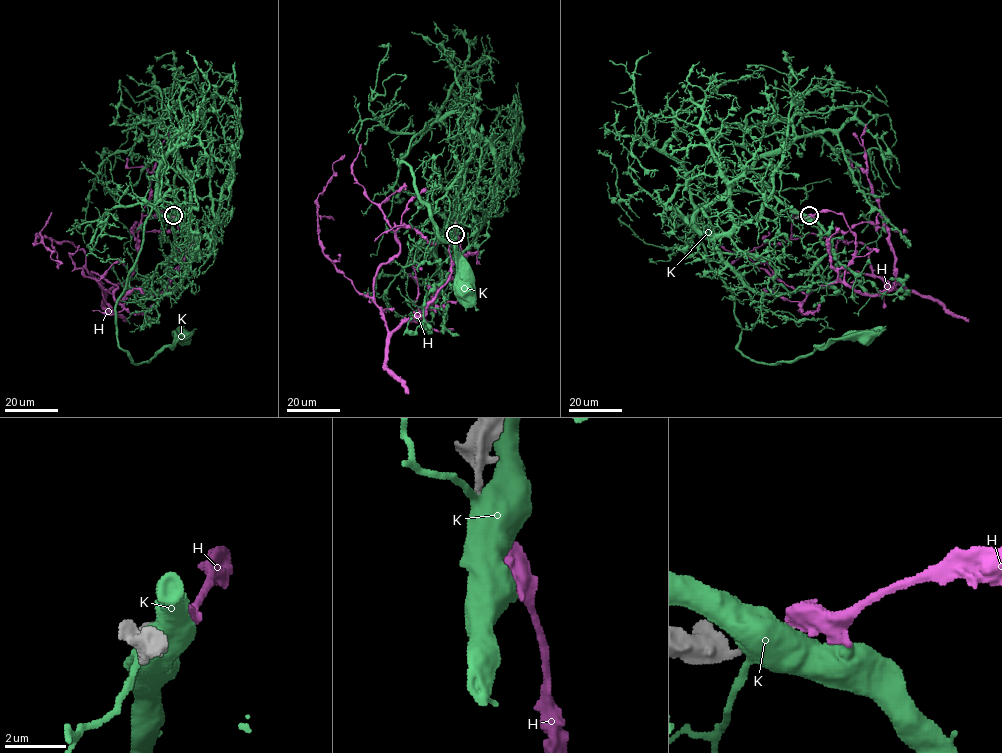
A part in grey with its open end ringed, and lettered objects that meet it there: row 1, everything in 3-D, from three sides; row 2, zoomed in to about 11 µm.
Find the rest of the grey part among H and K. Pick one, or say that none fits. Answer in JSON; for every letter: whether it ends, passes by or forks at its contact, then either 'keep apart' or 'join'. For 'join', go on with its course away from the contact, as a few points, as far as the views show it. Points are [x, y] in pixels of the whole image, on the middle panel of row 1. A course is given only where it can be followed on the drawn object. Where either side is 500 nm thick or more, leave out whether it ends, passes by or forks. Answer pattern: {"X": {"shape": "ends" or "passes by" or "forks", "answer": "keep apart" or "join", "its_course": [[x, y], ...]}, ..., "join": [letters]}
{"H": {"answer": "join", "its_course": [[455, 234], [458, 280], [450, 269], [425, 312], [390, 331], [318, 236], [317, 198], [344, 154]]}, "K": {"answer": "keep apart"}, "join": ["H"]}

